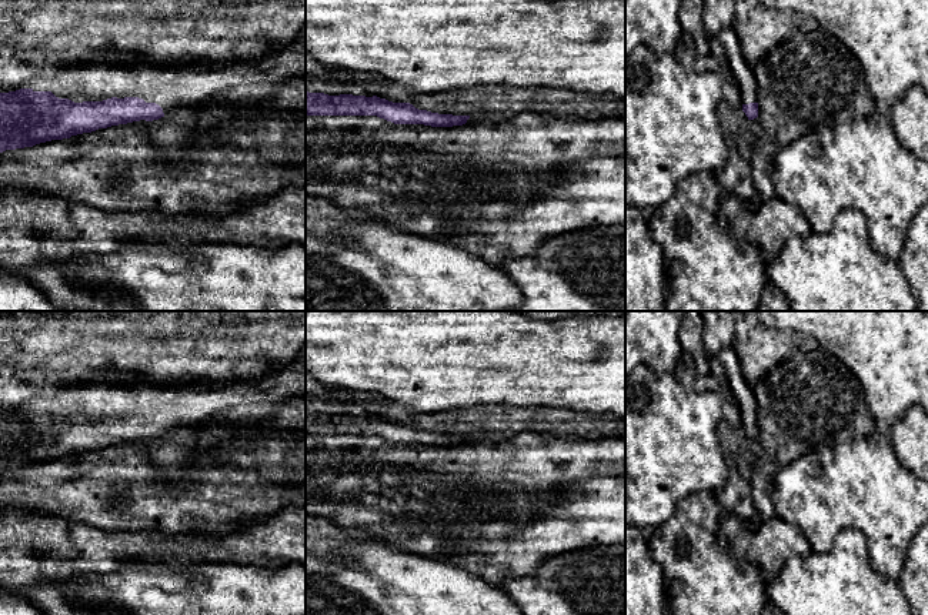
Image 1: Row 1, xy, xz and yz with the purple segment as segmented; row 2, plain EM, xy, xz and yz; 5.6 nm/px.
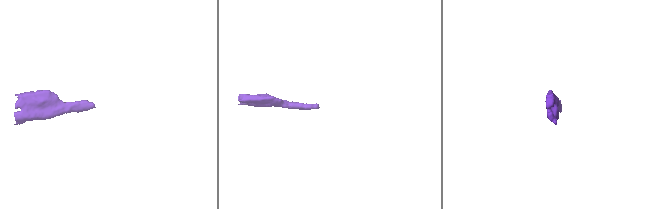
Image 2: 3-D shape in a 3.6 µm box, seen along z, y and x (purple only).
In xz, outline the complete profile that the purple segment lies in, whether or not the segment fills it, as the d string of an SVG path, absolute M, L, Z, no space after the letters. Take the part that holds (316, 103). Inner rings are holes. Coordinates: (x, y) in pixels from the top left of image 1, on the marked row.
M306 91L306 116L377 116L394 124L424 124L431 127L463 126L470 118L470 116L418 110L410 103L393 103L377 96L328 96L308 91Z

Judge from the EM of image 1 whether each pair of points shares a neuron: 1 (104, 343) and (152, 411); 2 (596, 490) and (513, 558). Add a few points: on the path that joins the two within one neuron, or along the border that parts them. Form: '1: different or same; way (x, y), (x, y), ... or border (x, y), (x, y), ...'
1: different; border (126, 383), (146, 381), (164, 385)
2: same; way (581, 512), (558, 535), (547, 535), (536, 541)

